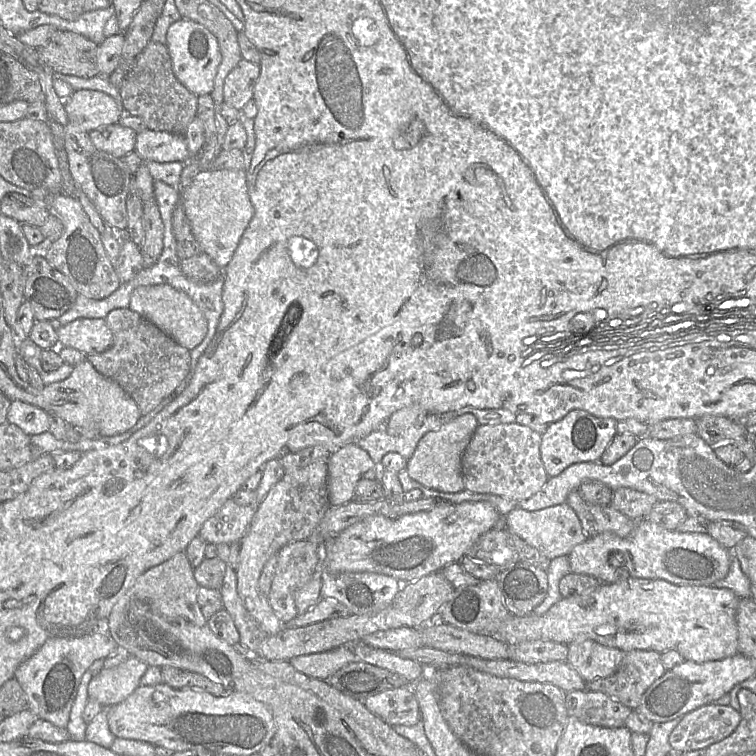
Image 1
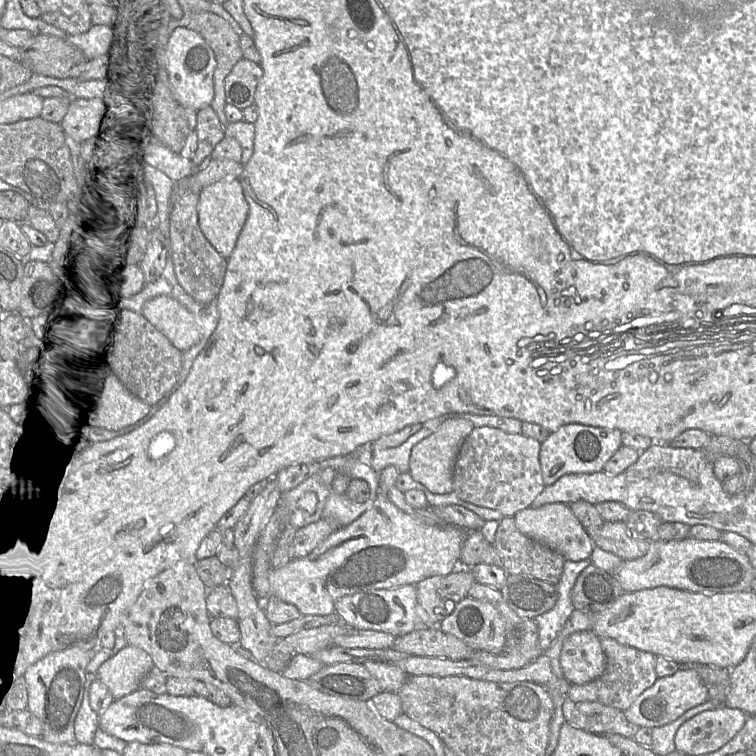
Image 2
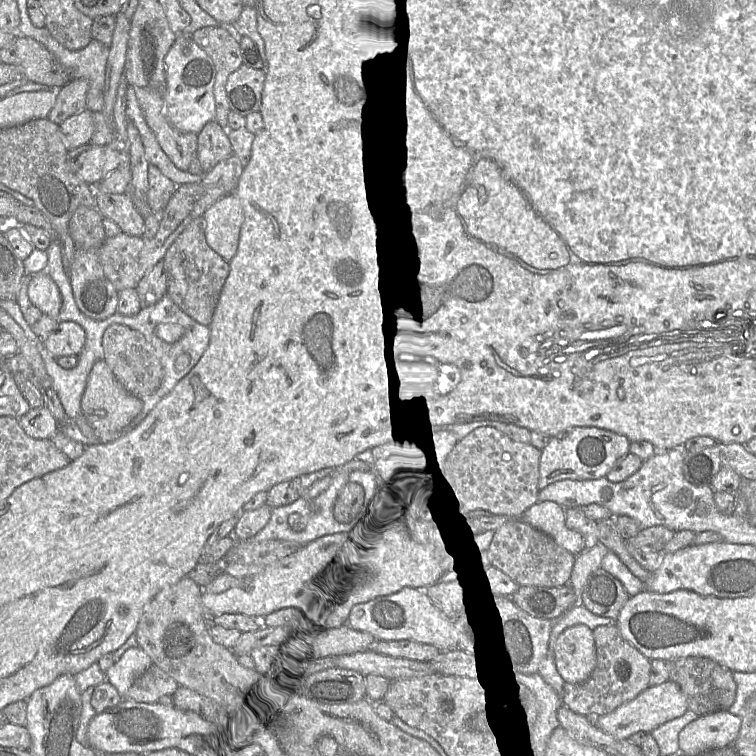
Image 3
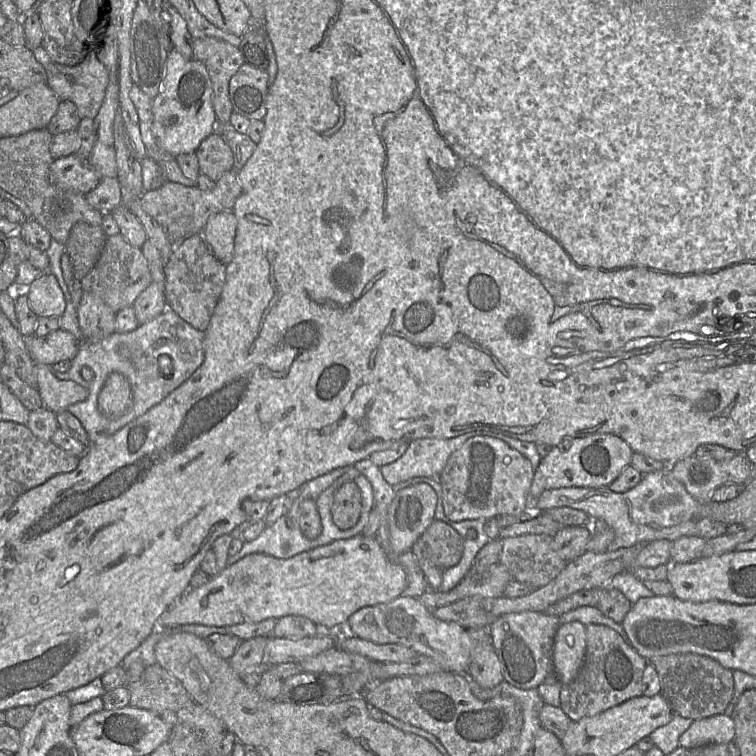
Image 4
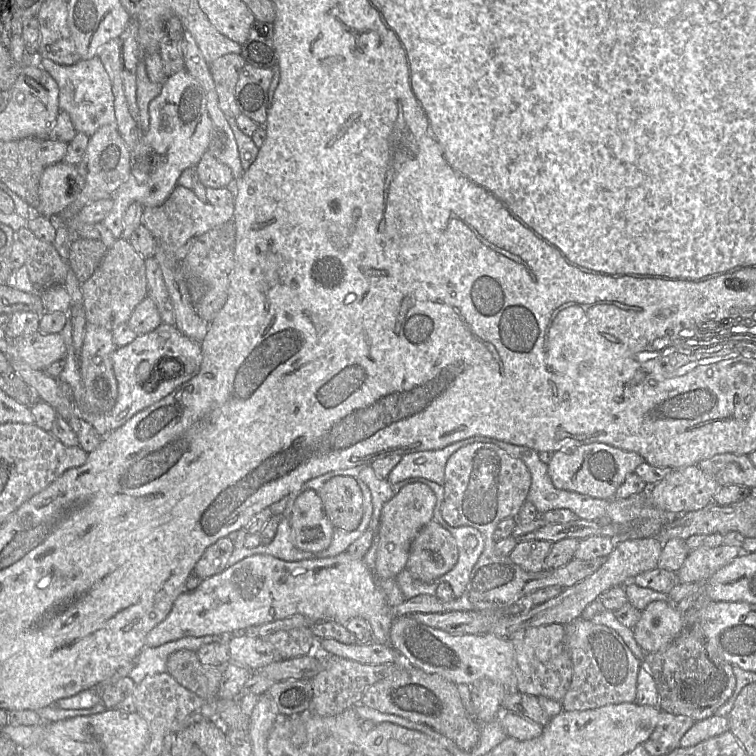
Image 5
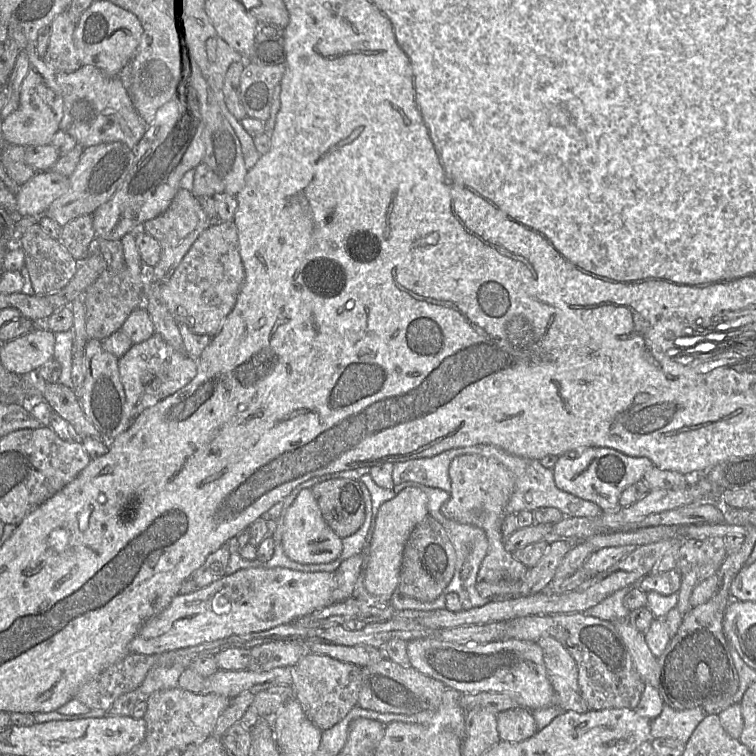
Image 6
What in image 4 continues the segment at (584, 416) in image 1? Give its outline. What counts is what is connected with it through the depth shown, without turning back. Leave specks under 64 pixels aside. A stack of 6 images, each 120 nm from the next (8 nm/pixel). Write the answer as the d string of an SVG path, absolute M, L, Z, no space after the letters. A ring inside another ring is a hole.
M591 434L583 437L566 437L542 458L536 468L532 485L526 497L528 513L536 513L540 495L545 490L585 487L608 487L623 471L631 465L631 447L614 434Z

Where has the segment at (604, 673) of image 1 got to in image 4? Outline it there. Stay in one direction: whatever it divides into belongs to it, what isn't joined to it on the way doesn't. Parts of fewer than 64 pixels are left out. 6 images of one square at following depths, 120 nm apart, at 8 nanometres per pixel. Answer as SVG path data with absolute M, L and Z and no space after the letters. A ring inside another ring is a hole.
M572 621L559 626L553 647L553 667L555 677L564 685L579 674L586 654L586 626Z

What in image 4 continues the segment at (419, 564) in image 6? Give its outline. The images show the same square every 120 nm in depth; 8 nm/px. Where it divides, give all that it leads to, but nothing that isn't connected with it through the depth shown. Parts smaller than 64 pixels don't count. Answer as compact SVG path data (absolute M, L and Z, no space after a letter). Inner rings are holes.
M434 520L420 539L425 545L425 557L440 570L457 565L462 558L463 538L443 521Z

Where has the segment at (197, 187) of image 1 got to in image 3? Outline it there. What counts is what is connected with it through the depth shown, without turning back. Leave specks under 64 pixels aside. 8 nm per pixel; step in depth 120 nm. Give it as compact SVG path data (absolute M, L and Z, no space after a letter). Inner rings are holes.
M229 193L203 214L204 235L209 247L230 262L238 248L240 231L244 223L242 203L236 193Z

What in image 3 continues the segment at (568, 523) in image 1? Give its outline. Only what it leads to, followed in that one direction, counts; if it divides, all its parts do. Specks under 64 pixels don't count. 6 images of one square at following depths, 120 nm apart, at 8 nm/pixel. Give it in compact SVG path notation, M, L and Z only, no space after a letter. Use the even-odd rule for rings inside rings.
M537 502L523 513L521 519L575 556L585 548L582 535L566 526L565 509L555 502Z

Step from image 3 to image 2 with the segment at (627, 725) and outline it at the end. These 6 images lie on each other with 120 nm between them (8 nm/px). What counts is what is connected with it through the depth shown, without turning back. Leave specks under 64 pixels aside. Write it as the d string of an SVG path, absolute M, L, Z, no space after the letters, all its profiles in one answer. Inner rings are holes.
M682 666L673 675L657 678L631 706L624 710L626 719L639 727L654 728L675 721L687 710L708 700L707 688L694 666Z

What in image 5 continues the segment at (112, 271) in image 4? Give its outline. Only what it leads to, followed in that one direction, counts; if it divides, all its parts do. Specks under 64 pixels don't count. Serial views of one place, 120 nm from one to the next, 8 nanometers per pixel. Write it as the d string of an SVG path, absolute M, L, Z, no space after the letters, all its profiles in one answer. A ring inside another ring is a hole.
M123 238L116 239L92 276L81 284L81 292L87 323L112 331L118 325L127 323L135 307L147 297L145 259L133 249L129 241Z

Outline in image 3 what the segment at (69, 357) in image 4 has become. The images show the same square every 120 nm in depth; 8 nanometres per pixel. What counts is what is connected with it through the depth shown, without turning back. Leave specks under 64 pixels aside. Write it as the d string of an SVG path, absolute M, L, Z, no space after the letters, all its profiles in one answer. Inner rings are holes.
M72 321L58 322L55 329L43 341L45 348L55 357L78 356L85 345L86 333Z

